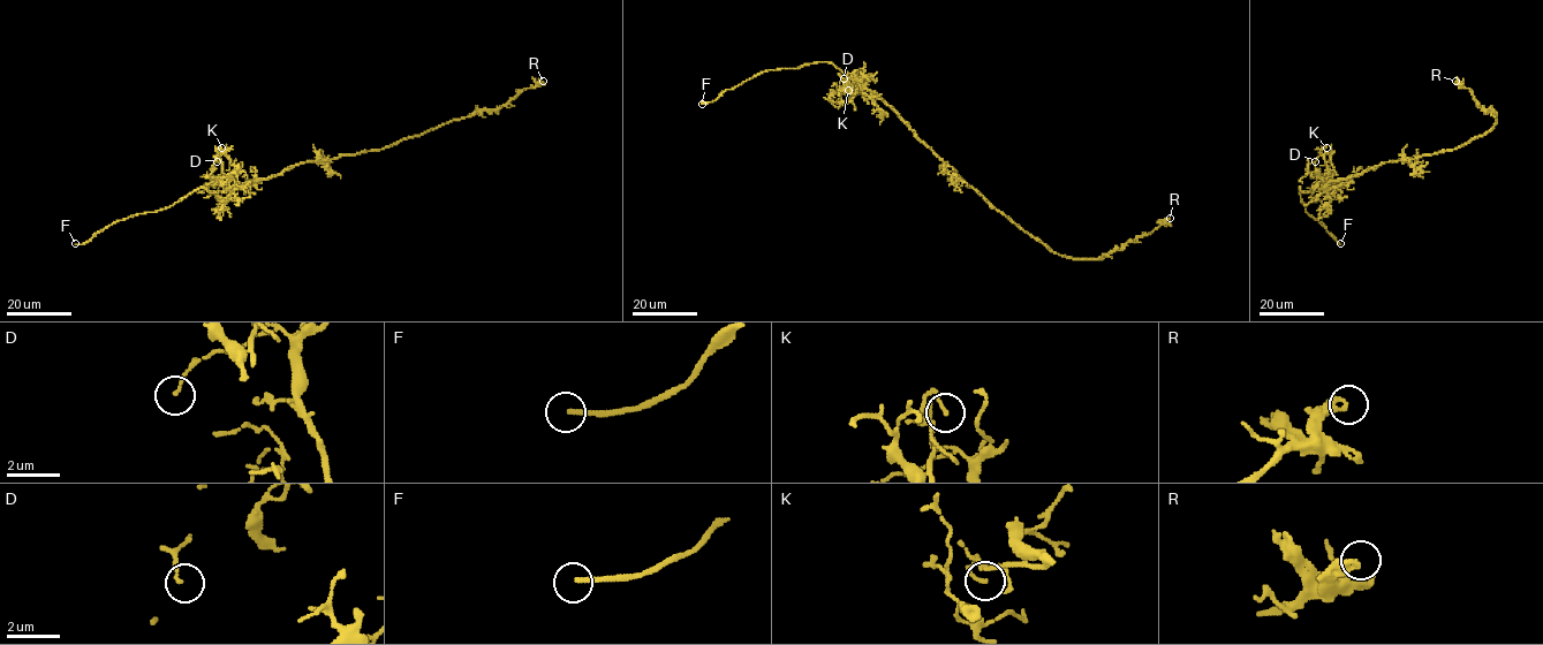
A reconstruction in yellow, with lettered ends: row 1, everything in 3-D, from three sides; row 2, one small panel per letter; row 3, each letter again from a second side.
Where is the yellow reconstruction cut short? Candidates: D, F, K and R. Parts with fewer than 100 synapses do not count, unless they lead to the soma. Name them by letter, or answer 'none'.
F

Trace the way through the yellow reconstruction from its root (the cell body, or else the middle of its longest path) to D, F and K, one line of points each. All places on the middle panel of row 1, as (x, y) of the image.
D: (935, 154), (875, 93), (856, 89), (849, 97), (844, 90), (844, 78)
F: (935, 154), (887, 105), (830, 62), (763, 71), (726, 90), (716, 100), (702, 104)
K: (935, 154), (875, 93), (855, 88), (855, 91), (856, 88), (847, 86), (848, 90)

